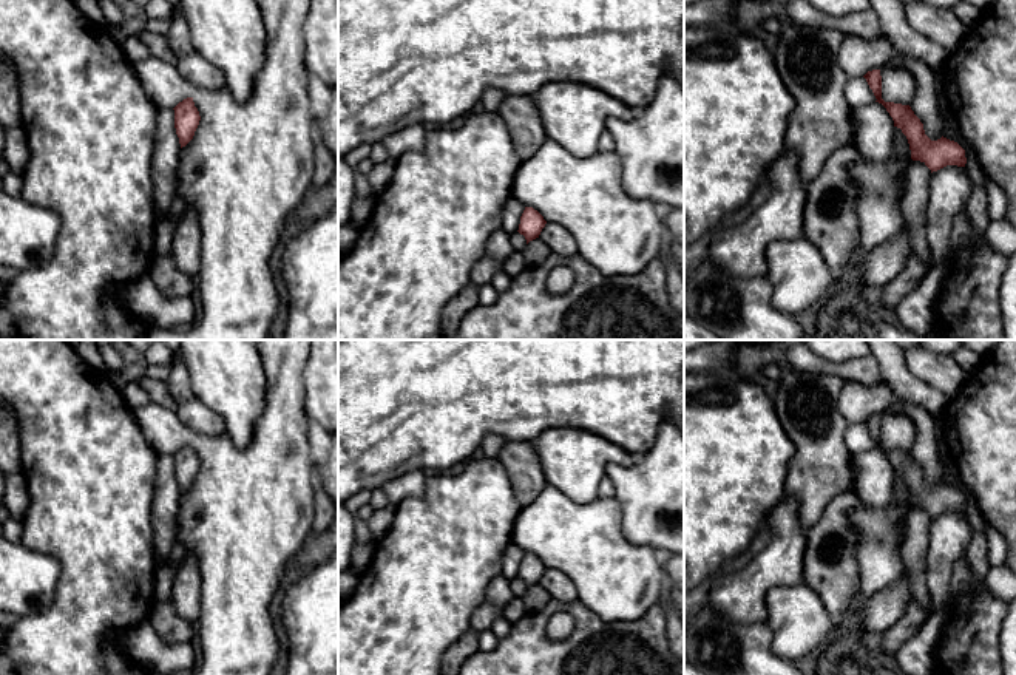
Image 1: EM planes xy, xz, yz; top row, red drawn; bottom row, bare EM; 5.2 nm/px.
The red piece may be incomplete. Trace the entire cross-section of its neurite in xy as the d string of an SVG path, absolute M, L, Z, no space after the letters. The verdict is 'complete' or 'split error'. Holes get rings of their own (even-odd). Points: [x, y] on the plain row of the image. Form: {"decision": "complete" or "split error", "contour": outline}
{"decision": "complete", "contour": "M193 443L184 445L173 456L174 456L174 474L182 494L193 485L201 462L198 454L195 453Z"}

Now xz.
{"decision": "complete", "contour": "M525 553L520 562L520 570L517 578L525 582L528 590L530 587L539 584L545 570L547 567L537 556L534 556L533 553Z"}

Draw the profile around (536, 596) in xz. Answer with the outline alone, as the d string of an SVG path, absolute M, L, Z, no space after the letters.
M539 584L530 587L523 596L523 604L528 612L536 612L550 602L551 596Z

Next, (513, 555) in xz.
M510 544L502 556L502 576L513 581L519 576L520 562L525 551L514 544Z

